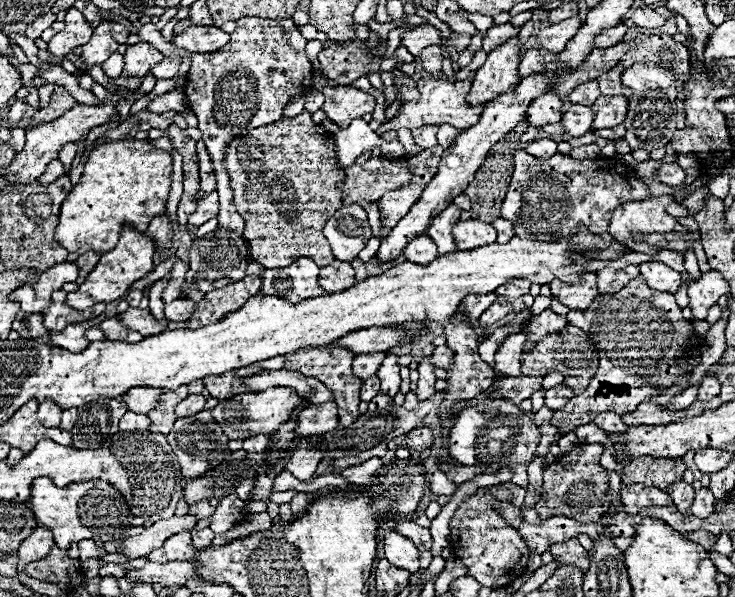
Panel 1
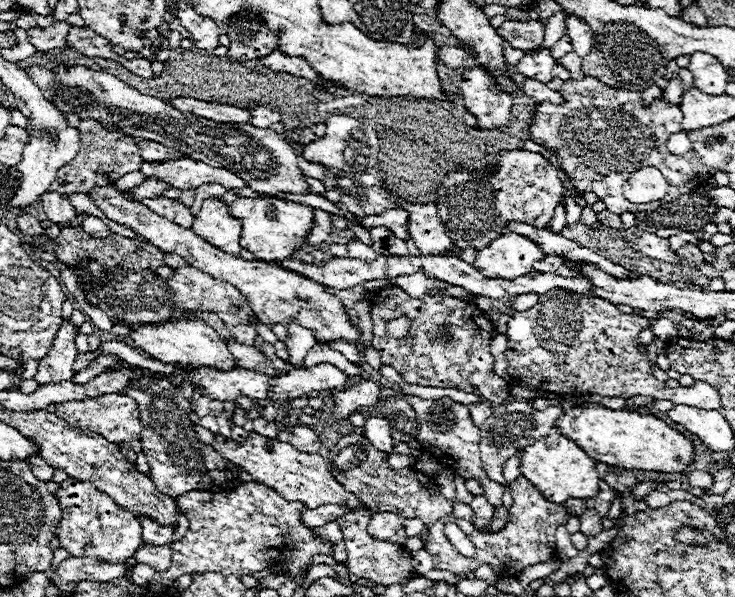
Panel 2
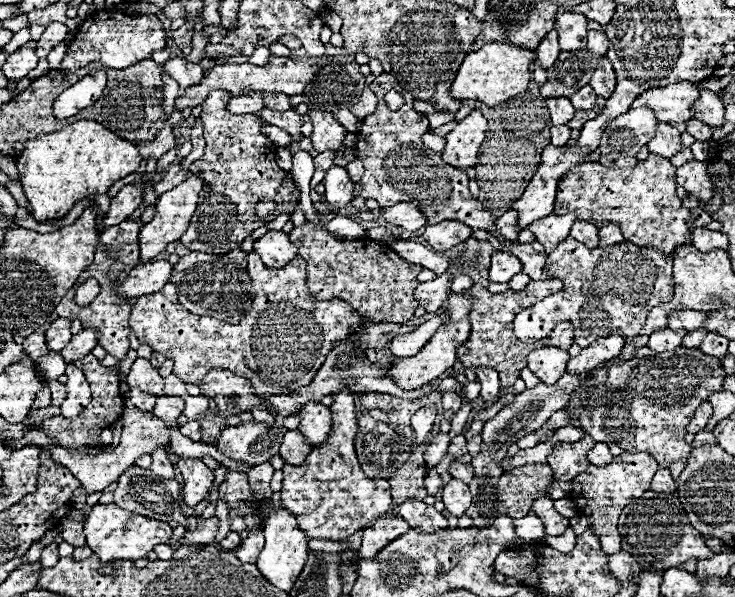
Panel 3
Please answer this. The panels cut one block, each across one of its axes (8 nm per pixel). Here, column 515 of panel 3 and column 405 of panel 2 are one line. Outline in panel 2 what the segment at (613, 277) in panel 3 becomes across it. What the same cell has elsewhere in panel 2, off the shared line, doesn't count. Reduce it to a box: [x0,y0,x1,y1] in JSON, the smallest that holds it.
[386,318,408,336]

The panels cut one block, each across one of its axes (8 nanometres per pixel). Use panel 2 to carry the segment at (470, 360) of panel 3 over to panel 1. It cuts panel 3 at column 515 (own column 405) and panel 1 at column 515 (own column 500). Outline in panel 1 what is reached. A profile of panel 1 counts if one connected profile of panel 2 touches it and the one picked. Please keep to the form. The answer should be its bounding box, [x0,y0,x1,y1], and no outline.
[496,376,542,404]

